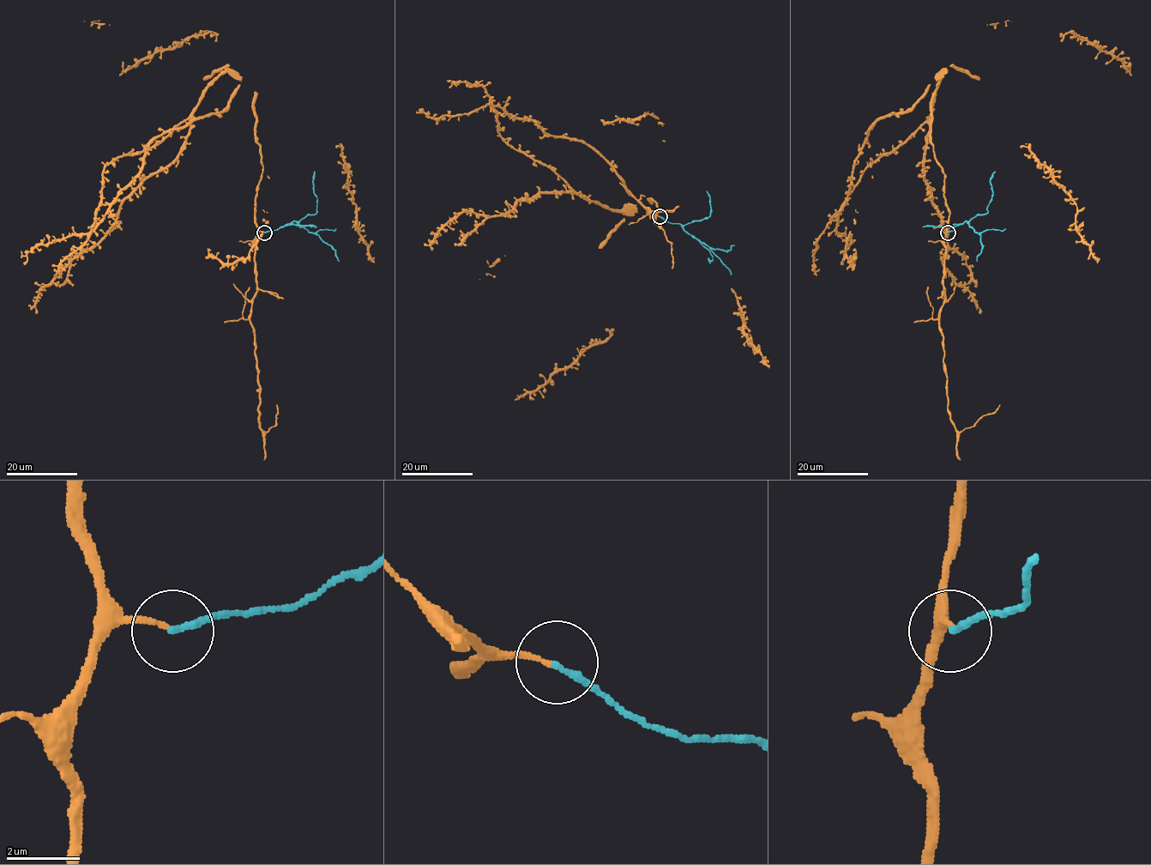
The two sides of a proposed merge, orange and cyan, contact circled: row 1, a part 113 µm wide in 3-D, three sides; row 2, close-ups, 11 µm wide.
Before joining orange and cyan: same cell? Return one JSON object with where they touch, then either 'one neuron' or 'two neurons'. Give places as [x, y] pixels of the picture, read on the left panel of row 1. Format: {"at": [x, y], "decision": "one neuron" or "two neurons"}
{"at": [264, 232], "decision": "one neuron"}

